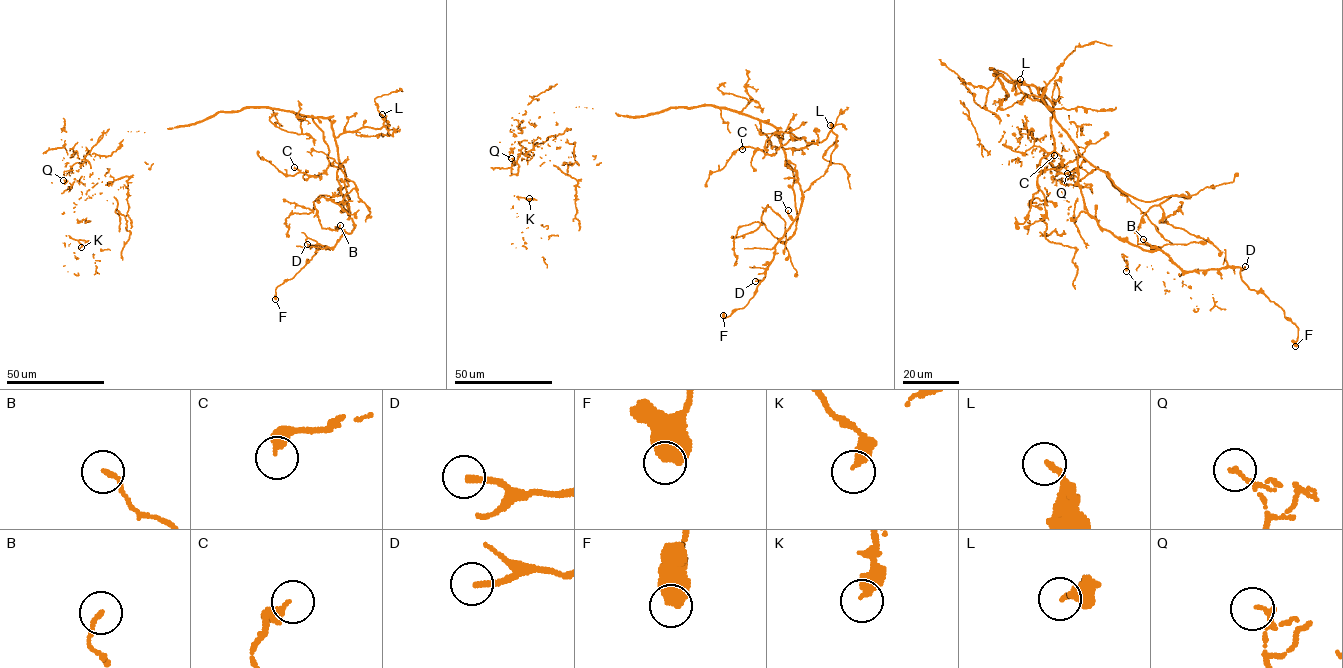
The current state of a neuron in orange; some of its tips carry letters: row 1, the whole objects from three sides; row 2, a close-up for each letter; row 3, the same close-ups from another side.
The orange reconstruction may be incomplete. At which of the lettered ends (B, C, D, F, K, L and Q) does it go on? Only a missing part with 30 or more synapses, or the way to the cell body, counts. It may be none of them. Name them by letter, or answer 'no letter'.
D

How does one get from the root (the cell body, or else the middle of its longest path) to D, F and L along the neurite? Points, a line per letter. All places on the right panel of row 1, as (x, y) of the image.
D: (1004, 89), (991, 68), (1037, 89), (1077, 149), (1084, 208), (1102, 228), (1163, 251), (1186, 271), (1245, 266)
F: (1004, 89), (991, 68), (1037, 89), (1102, 228), (1186, 271), (1239, 267), (1297, 326), (1295, 346)
L: (1004, 89), (991, 68), (1013, 83), (1033, 85), (1054, 112), (1046, 97), (1024, 95), (1020, 79)

